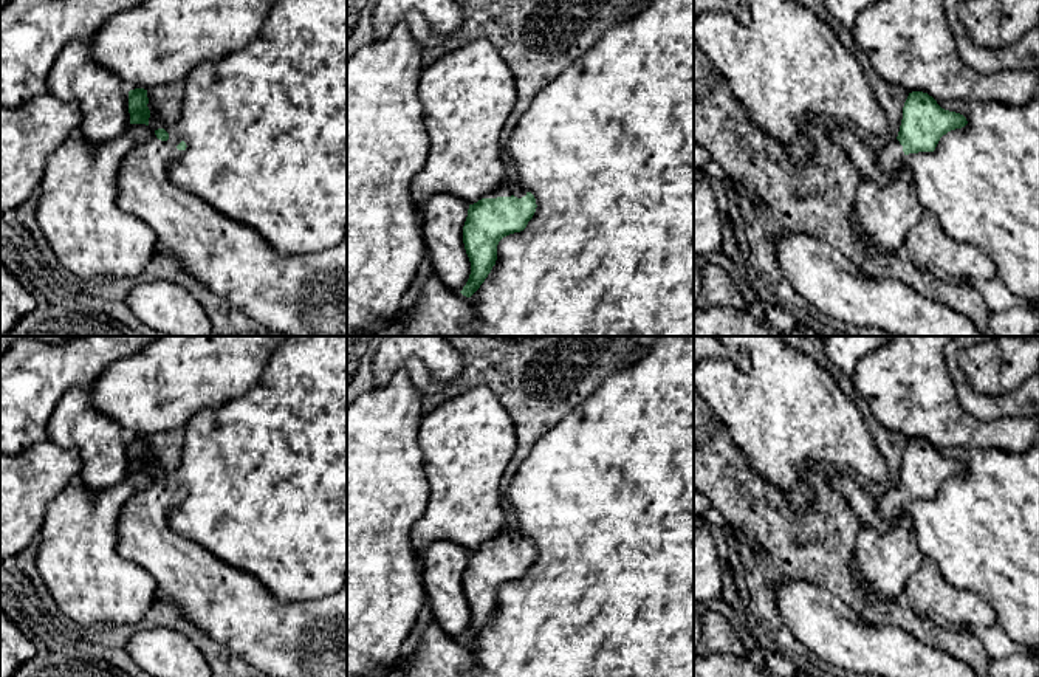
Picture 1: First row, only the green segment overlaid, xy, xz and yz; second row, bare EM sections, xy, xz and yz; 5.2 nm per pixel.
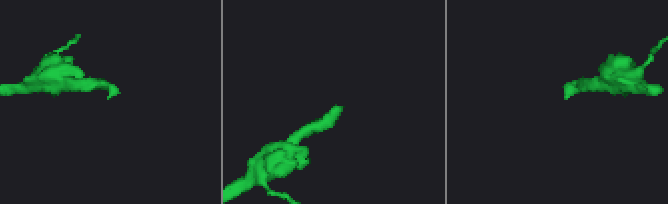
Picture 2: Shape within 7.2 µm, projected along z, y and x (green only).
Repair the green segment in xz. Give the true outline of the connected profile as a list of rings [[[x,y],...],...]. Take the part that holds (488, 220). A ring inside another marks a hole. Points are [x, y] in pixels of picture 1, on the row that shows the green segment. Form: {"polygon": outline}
{"polygon": [[[508,180],[488,198],[469,204],[463,226],[463,243],[471,262],[471,274],[460,291],[471,297],[497,260],[499,242],[526,228],[536,212],[536,198],[523,186]]]}

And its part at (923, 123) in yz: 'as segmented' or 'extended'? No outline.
extended

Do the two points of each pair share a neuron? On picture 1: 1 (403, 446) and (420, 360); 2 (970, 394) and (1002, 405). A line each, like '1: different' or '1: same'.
1: different
2: same

